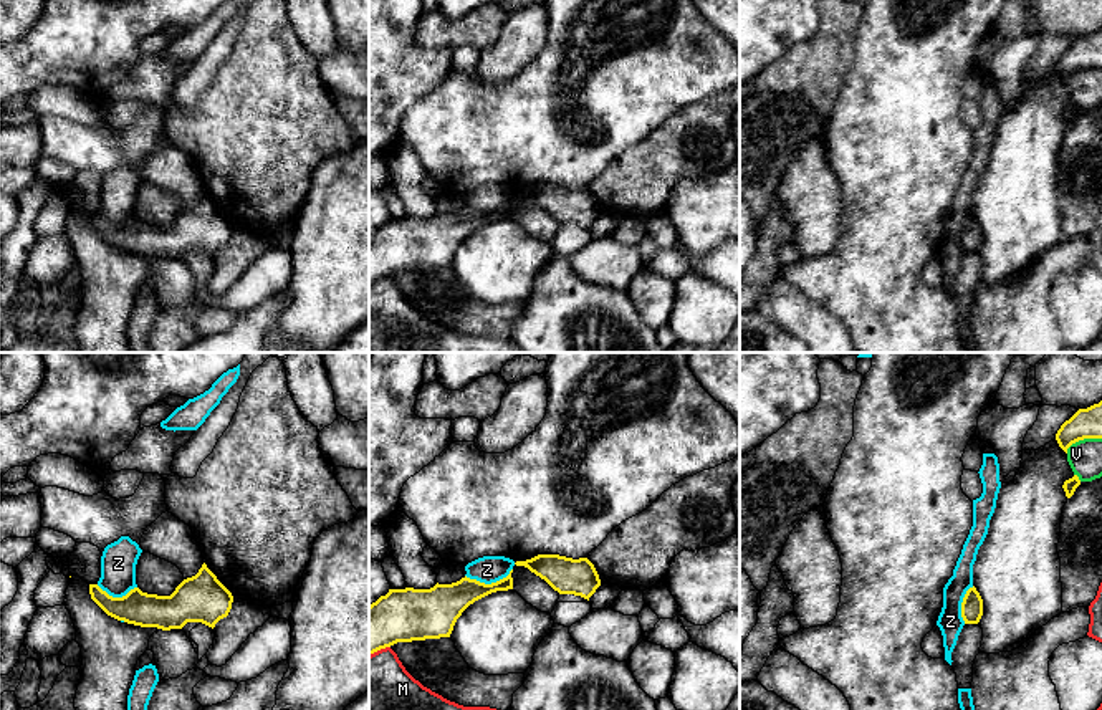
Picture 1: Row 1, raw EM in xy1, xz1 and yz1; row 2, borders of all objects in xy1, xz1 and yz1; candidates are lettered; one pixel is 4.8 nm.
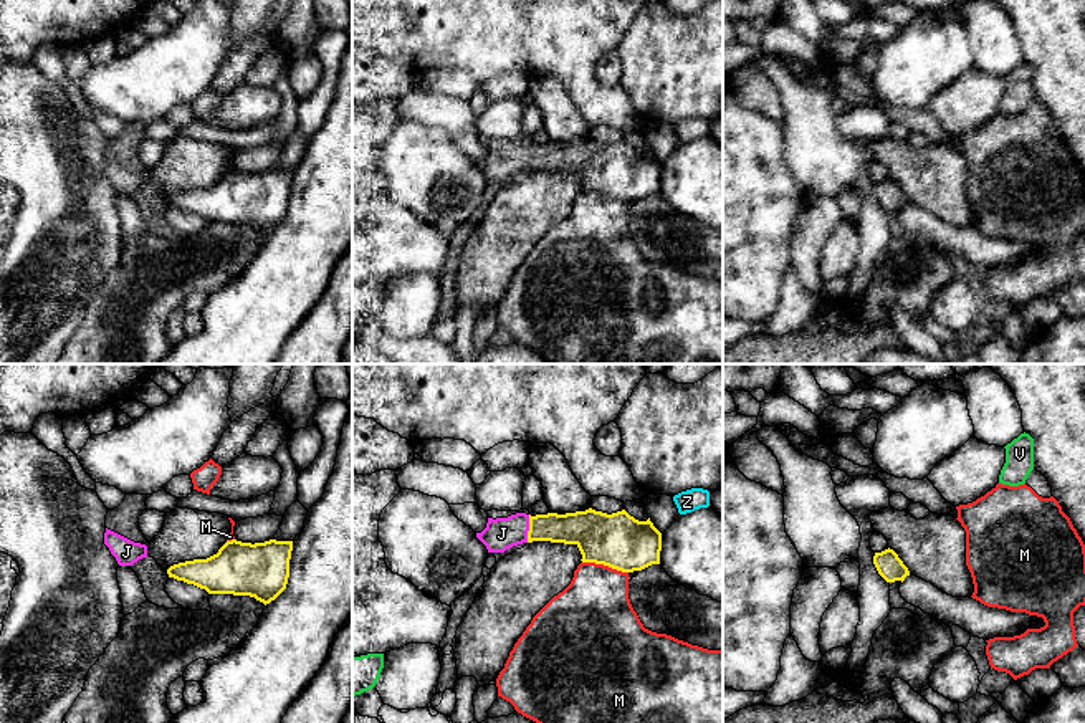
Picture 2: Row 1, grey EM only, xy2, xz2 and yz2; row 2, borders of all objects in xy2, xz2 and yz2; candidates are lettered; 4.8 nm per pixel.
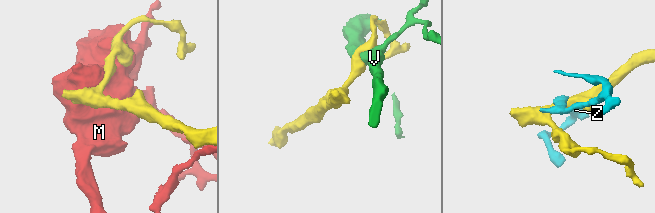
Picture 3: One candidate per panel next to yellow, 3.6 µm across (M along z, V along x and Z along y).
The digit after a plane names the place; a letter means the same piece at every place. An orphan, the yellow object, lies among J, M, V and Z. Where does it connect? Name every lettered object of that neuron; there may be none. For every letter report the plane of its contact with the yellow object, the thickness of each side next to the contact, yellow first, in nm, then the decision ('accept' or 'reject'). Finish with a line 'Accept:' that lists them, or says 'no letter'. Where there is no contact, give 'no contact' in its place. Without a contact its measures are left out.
J: meets yellow in xz2; 170 nm thick on the yellow side, 160 nm on the other; accept
M: meets yellow in xz2; 260 nm thick on the yellow side, 380 nm on the other; reject
V: meets yellow in yz1; 140 nm thick on the yellow side, 160 nm on the other; reject
Z: meets yellow in xz1; 200 nm thick on the yellow side, 130 nm on the other; reject
Accept: J

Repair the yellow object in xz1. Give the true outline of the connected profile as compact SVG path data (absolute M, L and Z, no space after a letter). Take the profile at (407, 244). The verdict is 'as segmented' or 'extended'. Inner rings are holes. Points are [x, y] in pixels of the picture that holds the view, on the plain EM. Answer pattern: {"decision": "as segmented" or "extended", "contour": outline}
{"decision": "as segmented", "contour": "M511 202L491 213L465 205L430 218L389 218L369 235L369 285L397 271L450 266L470 233L491 222L513 218Z"}

